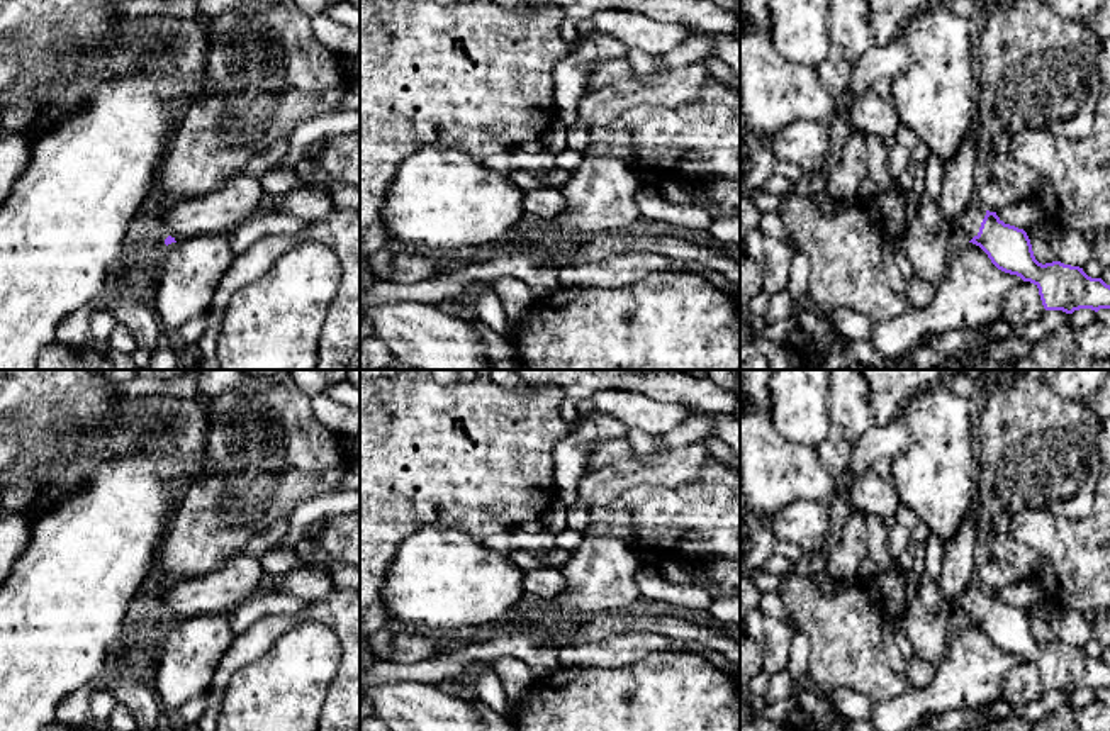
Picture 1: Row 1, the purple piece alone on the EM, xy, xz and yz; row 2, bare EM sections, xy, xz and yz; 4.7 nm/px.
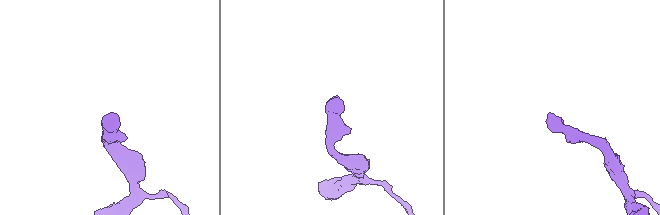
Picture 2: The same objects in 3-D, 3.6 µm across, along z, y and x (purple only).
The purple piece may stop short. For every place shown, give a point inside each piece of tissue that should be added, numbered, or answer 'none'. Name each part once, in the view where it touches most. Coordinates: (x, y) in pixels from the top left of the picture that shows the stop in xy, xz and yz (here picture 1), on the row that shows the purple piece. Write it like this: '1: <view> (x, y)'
1: yz (969, 221)

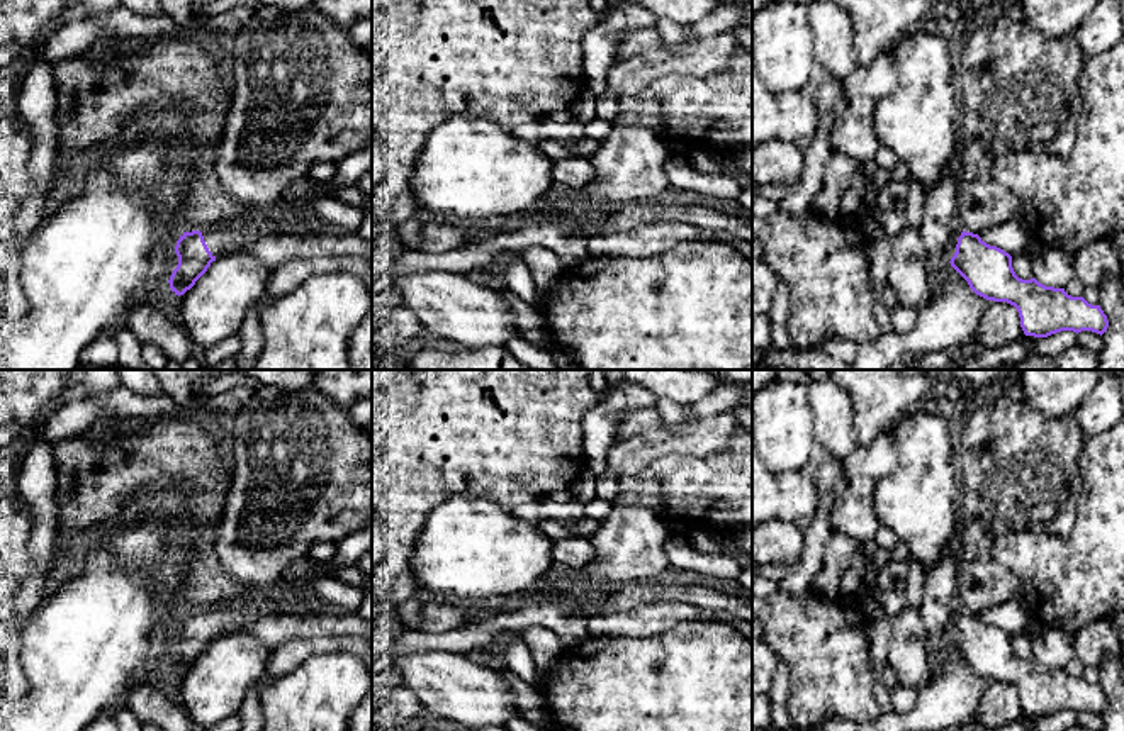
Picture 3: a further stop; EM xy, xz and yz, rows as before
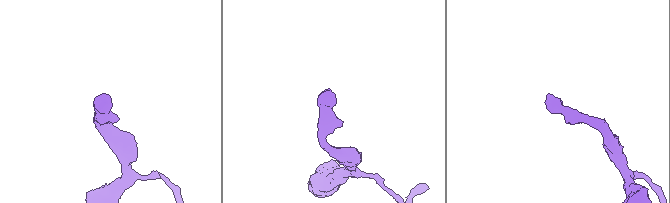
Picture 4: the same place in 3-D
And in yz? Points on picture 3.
1: yz (953, 239)

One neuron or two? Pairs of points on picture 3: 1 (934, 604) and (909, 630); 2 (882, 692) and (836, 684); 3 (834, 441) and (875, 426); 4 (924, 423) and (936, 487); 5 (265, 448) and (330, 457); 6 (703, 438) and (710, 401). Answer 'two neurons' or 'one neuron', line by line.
1: two neurons
2: two neurons
3: two neurons
4: one neuron
5: one neuron
6: two neurons

